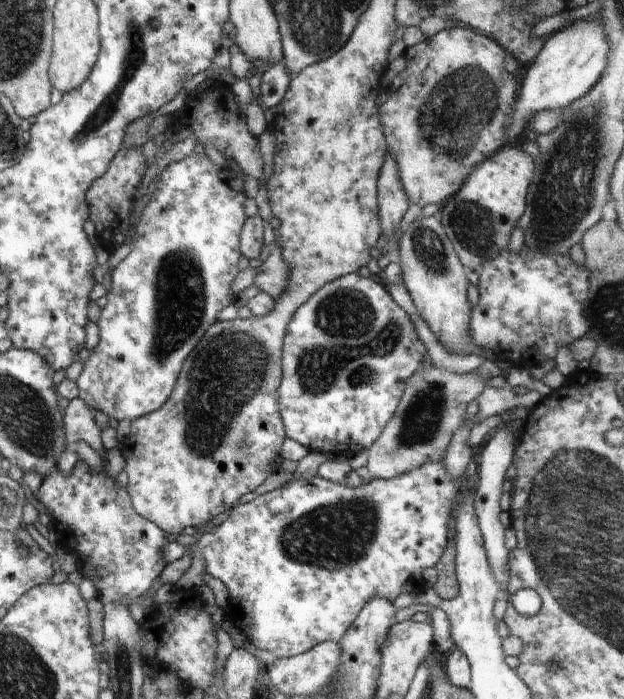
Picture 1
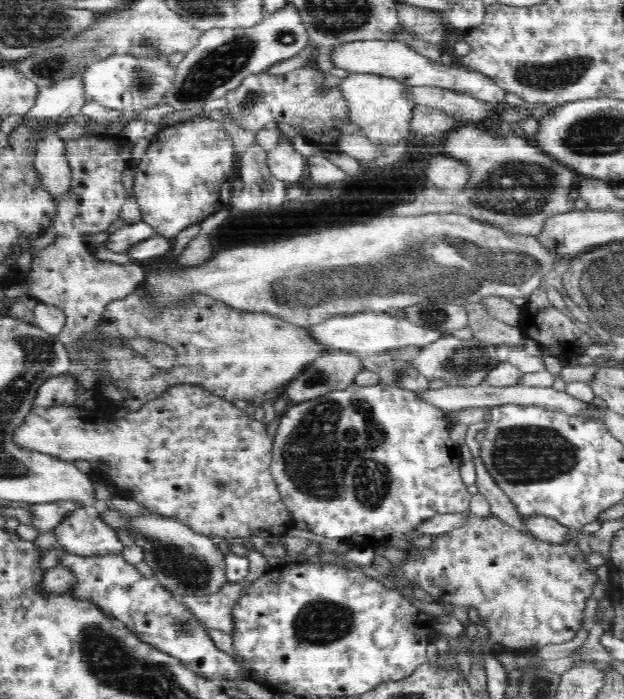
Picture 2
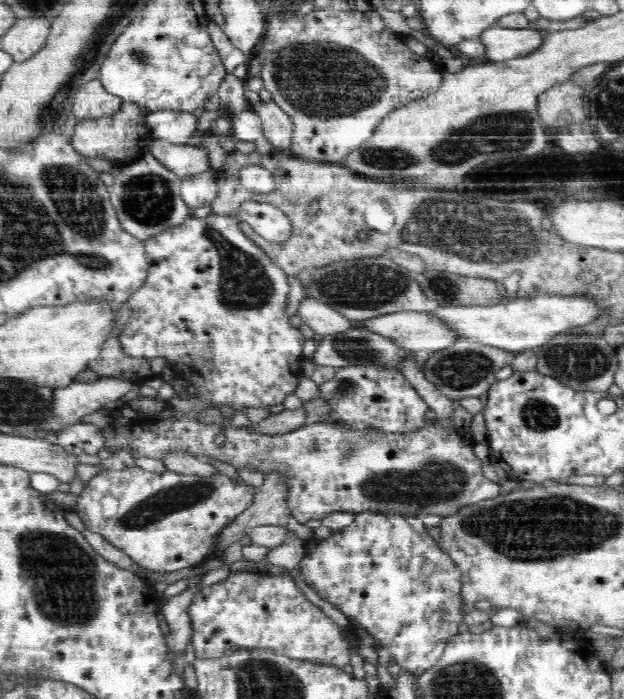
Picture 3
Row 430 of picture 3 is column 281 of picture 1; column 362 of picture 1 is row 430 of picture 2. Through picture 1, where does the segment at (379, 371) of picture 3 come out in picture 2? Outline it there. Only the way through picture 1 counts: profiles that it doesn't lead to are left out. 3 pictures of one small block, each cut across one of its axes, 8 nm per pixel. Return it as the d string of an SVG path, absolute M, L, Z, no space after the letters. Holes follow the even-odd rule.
M376 384L370 387L350 386L347 390L328 392L318 399L308 400L300 404L292 404L287 407L279 425L277 426L275 439L273 440L272 462L270 463L271 475L278 486L282 502L289 508L295 521L303 520L307 524L307 530L325 536L326 538L348 538L348 536L366 536L374 530L385 534L400 532L407 534L420 526L422 522L434 518L438 514L454 514L468 511L472 495L462 482L459 468L463 460L456 446L450 439L453 424L450 422L448 412L444 412L435 406L416 397L416 393L410 390Z

